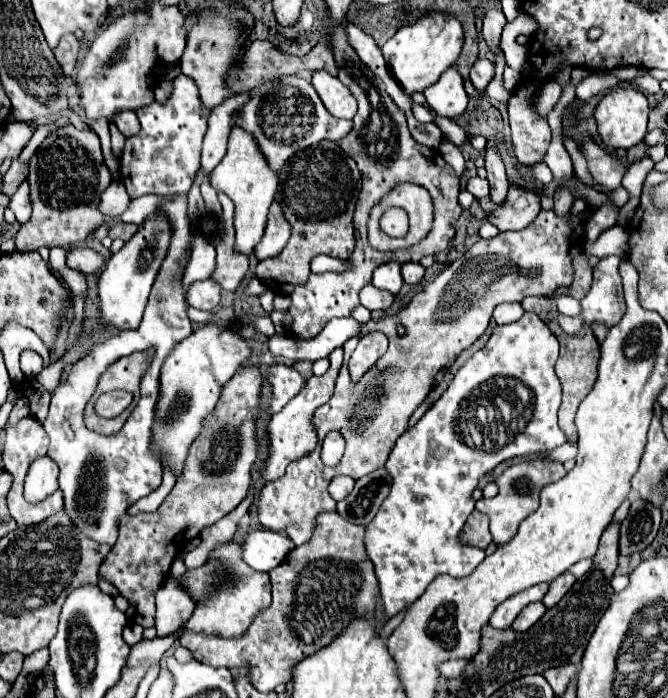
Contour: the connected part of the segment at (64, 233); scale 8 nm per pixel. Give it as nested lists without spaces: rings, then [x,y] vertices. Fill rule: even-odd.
[[[65,125],[49,133],[29,161],[27,179],[31,183],[33,213],[15,235],[15,243],[21,251],[73,245],[93,233],[103,221],[109,221],[97,209],[99,195],[109,187],[111,175],[109,169],[105,169],[101,143],[95,131]]]

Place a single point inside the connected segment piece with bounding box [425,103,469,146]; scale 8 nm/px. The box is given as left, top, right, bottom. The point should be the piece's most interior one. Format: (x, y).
(455, 134)

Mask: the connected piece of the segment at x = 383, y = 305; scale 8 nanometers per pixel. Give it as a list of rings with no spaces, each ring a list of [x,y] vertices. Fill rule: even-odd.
[[[365,285],[359,293],[361,297],[361,305],[367,307],[369,311],[385,311],[391,307],[391,303],[395,301],[395,295],[383,289],[377,289],[375,285]]]

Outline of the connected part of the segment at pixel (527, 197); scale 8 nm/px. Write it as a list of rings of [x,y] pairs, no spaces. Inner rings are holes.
[[[515,183],[509,185],[507,197],[505,197],[505,201],[501,205],[493,203],[491,197],[479,199],[479,205],[485,211],[487,221],[493,223],[499,231],[523,229],[541,211],[539,195],[529,191],[529,189],[525,189],[525,187],[519,187]]]

